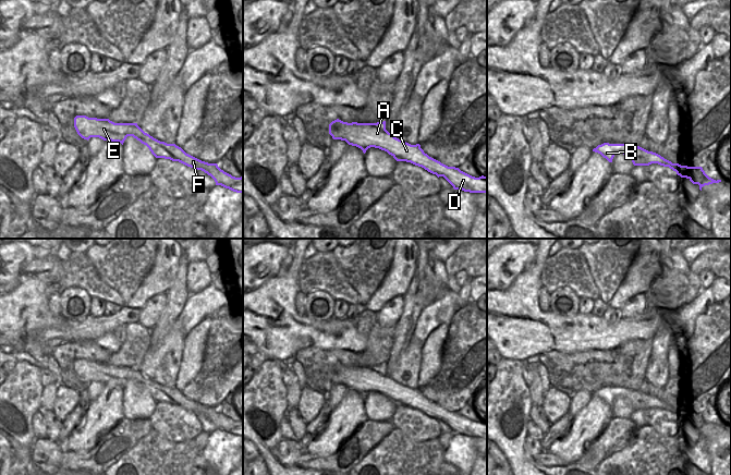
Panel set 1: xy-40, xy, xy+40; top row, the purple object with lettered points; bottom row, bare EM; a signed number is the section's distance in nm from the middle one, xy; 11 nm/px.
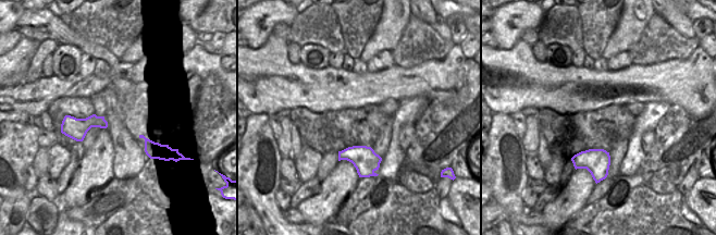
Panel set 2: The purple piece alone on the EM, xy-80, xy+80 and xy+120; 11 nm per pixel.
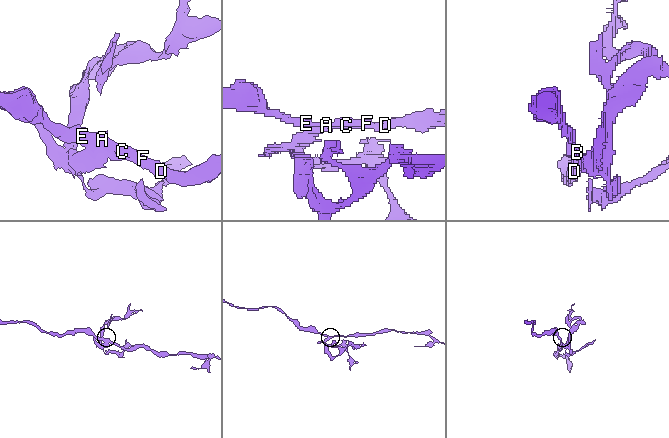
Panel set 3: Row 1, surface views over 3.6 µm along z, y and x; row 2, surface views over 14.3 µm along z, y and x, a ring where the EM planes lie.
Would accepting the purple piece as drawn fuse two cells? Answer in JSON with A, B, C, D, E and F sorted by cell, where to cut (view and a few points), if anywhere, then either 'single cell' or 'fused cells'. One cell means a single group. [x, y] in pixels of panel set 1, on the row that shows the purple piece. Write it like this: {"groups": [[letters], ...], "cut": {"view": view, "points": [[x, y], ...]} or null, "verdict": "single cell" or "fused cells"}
{"groups": [["A", "C", "D", "E", "F"], ["B"]], "cut": {"view": "xy+40", "points": [[658, 155], [662, 162]]}, "verdict": "fused cells"}

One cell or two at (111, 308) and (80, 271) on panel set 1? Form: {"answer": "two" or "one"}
{"answer": "two"}

